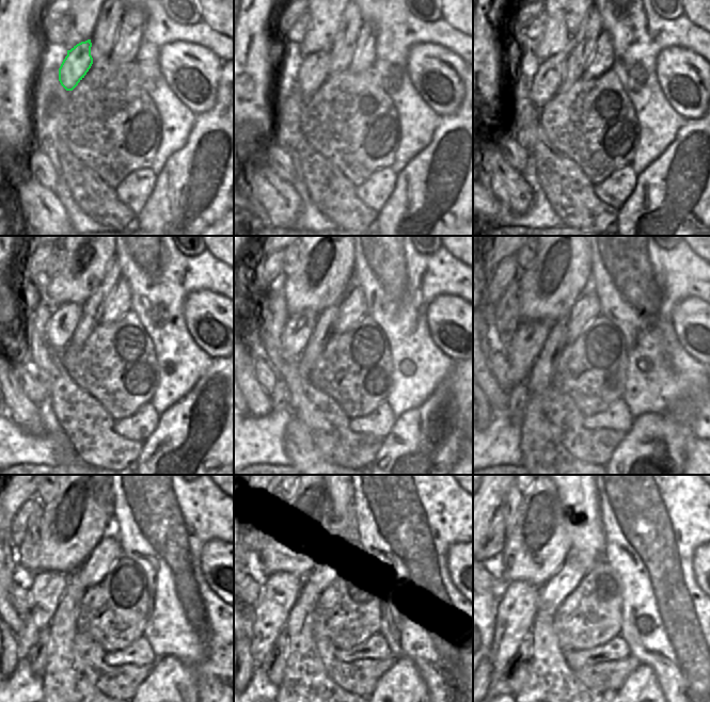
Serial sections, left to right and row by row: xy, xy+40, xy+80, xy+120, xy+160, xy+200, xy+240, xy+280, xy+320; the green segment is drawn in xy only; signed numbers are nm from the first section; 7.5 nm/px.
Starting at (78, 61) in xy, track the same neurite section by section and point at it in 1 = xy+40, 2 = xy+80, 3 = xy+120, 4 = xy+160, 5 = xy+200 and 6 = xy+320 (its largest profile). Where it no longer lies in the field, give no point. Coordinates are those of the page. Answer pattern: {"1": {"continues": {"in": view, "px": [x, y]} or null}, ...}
{"1": {"continues": {"in": "xy+40", "px": [313, 72]}}, "2": {"continues": {"in": "xy+80", "px": [546, 82]}}, "3": {"continues": {"in": "xy+120", "px": [60, 328]}}, "4": {"continues": {"in": "xy+160", "px": [299, 326]}}, "5": {"continues": {"in": "xy+200", "px": [524, 347]}}, "6": {"continues": {"in": "xy+320", "px": [517, 607]}}}

